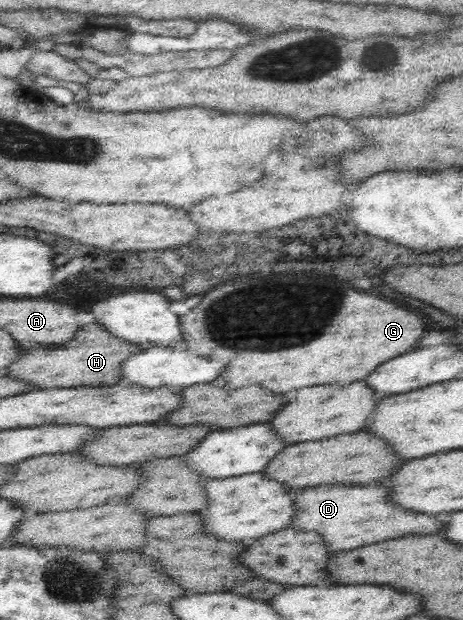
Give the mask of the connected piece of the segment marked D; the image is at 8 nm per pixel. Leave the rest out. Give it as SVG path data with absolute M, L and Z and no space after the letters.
M317 486L317 489L302 488L295 491L291 498L297 511L288 527L319 534L323 538L325 550L331 555L339 551L351 551L369 543L379 543L385 539L397 539L407 533L413 535L443 533L441 519L437 519L435 515L409 513L399 507L393 507L389 495L379 487Z

